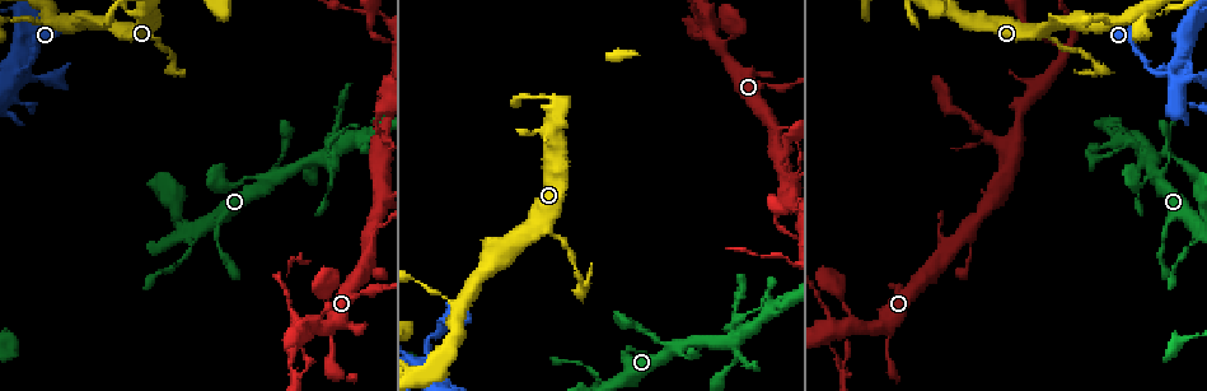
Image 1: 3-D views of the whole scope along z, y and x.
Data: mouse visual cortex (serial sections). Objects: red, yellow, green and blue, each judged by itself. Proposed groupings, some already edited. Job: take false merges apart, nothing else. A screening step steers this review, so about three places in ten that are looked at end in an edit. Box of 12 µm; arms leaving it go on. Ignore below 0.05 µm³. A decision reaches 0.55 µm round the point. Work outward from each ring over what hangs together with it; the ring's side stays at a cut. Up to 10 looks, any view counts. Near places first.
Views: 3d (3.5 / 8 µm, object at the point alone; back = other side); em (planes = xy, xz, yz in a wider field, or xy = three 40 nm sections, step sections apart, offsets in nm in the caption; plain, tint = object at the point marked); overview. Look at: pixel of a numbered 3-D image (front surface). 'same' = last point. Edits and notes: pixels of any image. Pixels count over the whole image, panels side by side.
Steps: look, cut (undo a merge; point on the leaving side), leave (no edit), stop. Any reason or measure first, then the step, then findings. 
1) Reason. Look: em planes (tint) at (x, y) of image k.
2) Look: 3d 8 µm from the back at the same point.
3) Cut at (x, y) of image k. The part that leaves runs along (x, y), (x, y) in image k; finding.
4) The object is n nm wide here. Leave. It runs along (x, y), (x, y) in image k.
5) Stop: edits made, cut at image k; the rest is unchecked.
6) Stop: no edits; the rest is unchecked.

Sudden change in width. Look: 3d 3.5 µm from the back at (550, 232) of image 1.

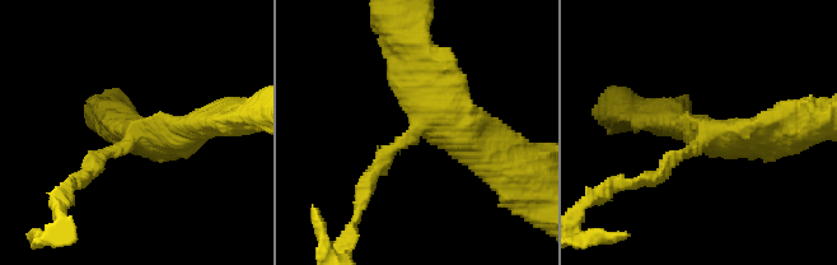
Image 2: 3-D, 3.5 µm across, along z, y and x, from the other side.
3 arms meet here; the arms are 200, 400, 400 nm wide. Look: em xy step 1 (tint) at (125, 142) of image 2.

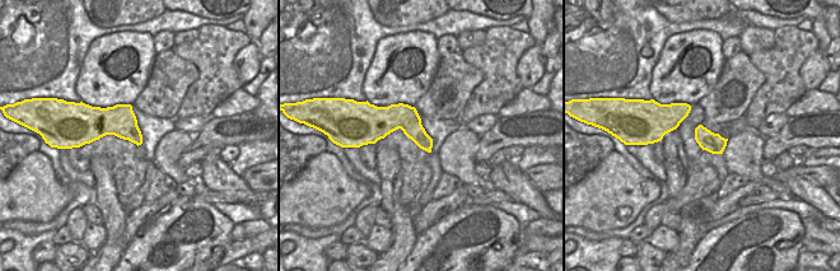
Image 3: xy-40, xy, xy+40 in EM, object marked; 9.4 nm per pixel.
The object is 240 nm wide here. Cut at (370, 176) of image 2. The part that leaves runs along (393, 148), (365, 184), (346, 242) in image 2; two cells meet here.

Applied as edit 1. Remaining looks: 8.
Look: overview.

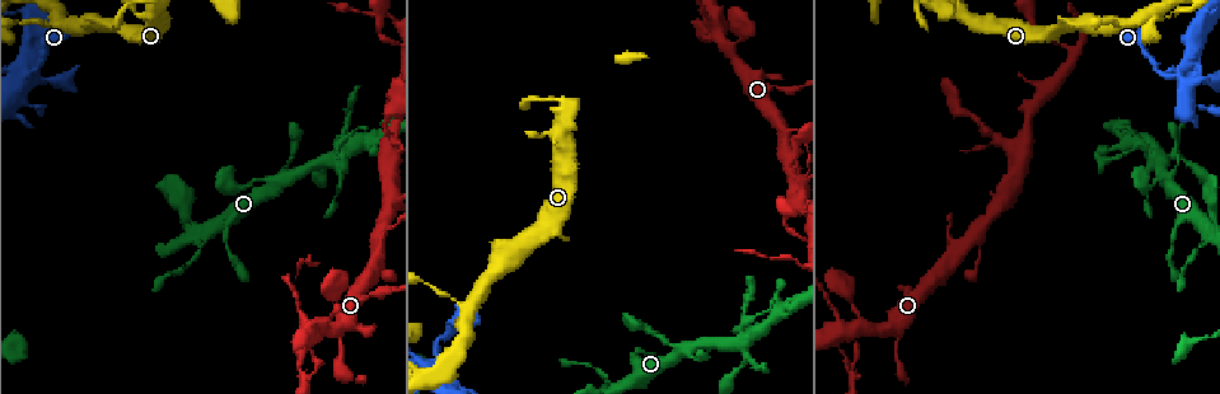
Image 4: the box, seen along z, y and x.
Four arms meet. Look: 3d 3.5 µm from the back at (273, 188) of image 4.

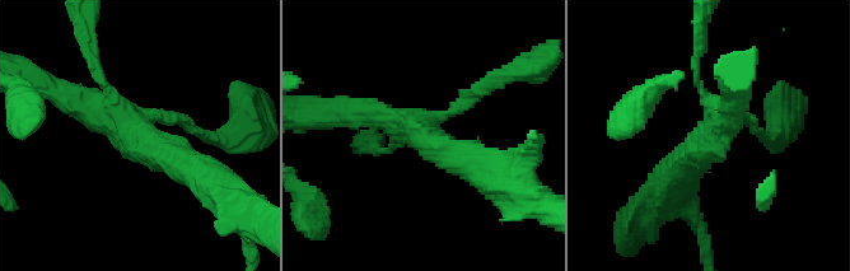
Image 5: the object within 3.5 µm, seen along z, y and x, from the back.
Need the tissue. Look: em xy step 2 (tint) at (133, 132) of image 5.

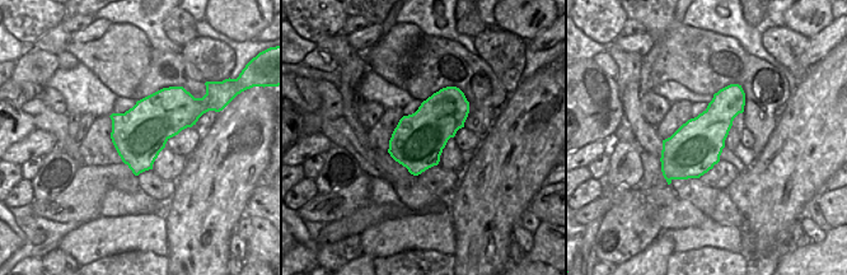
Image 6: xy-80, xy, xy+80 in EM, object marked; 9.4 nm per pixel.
The object is 500 nm wide here. Leave. It runs along (201, 174), (107, 111), (64, 96) in image 5; continuous, no second cell.

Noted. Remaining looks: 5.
Narrows sharply. Look: 3d 3.5 µm at (338, 150) of image 4.

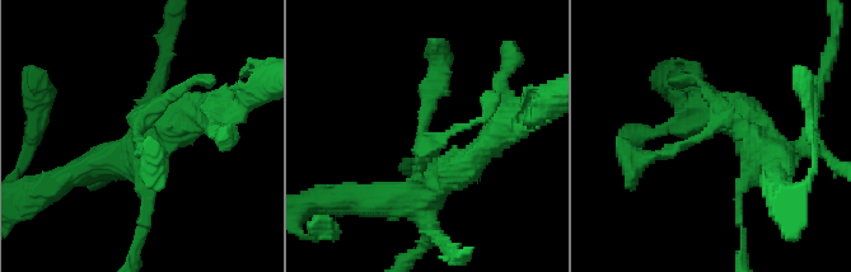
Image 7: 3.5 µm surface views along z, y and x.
Look: em xy step 2 (tint) at (140, 138) of image 7.

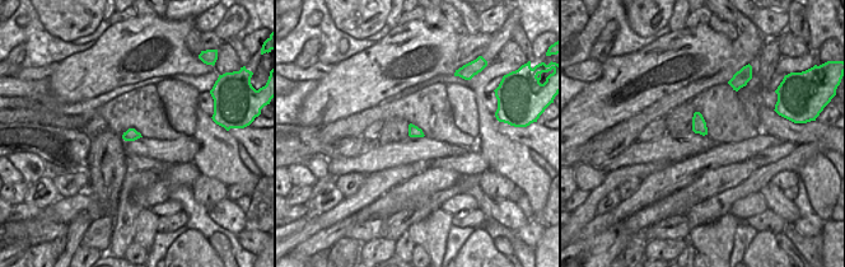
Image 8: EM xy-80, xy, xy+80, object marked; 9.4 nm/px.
Leave. It runs along (754, 136), (721, 117), (634, 168) in image 7; all the same cell.

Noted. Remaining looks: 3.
Abrupt turn. Look: 3d 3.5 µm at (318, 368) of image 4.

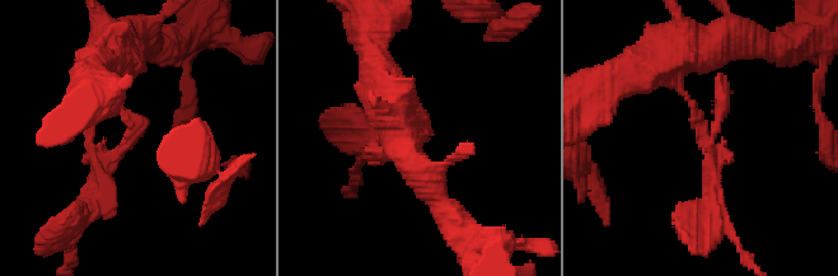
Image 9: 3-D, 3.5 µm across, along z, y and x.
Look: em xy step 5 (tint) at (135, 134) of image 9.

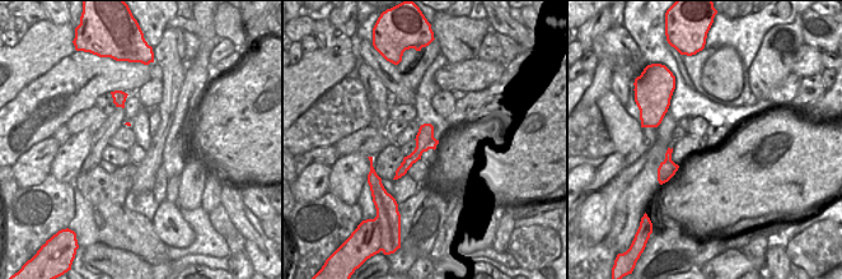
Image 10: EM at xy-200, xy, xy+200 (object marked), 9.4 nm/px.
Leave. One cell here.

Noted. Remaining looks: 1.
Stop: edits made, cut at image 2; the rest is unchecked.

